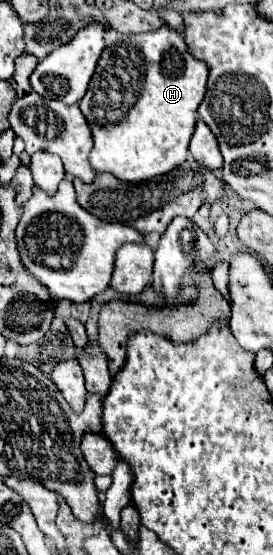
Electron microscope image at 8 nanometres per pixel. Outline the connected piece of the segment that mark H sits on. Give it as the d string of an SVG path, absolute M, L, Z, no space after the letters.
M161 26L159 30L151 30L151 32L143 32L143 34L117 34L115 40L109 40L107 36L107 44L105 44L105 50L103 50L103 58L99 60L99 66L89 82L89 90L87 94L83 96L83 100L79 102L81 106L81 112L85 114L89 126L91 126L91 132L93 132L93 150L89 154L89 162L91 166L97 170L97 172L109 172L113 176L117 176L119 180L125 180L125 182L141 182L141 180L149 180L149 178L155 178L155 176L161 176L161 174L167 174L173 170L173 166L179 166L181 162L185 162L187 158L187 148L189 148L189 140L191 140L191 134L195 130L195 122L197 122L197 106L201 104L201 100L205 98L205 90L207 90L207 76L209 76L209 68L205 66L205 62L193 58L193 54L189 54L187 46L185 46L185 38L183 34L179 34L177 30L169 28L169 26Z

